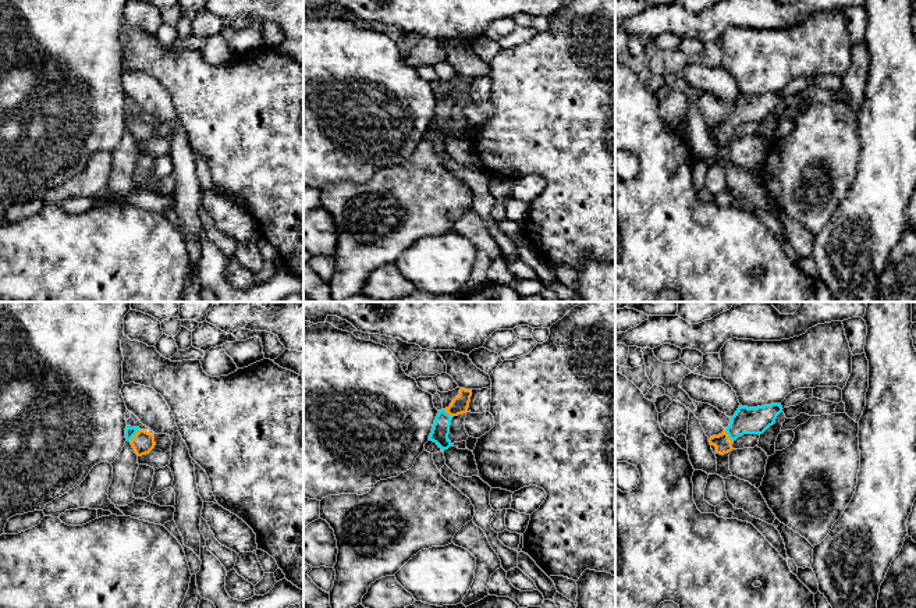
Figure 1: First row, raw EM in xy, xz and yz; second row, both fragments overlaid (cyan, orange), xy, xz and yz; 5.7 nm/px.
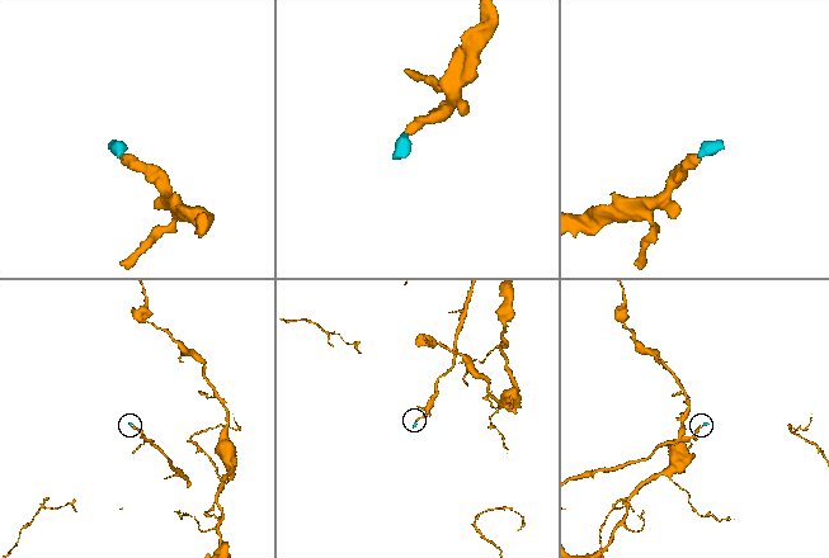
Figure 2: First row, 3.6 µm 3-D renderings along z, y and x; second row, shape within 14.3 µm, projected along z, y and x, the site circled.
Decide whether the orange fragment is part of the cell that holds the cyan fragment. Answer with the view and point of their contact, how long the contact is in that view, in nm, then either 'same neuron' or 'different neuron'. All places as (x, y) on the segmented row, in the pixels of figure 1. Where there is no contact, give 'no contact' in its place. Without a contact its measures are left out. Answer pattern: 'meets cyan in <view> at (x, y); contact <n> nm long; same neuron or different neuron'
meets cyan in xy at (134, 434); contact 100 nm long; same neuron

